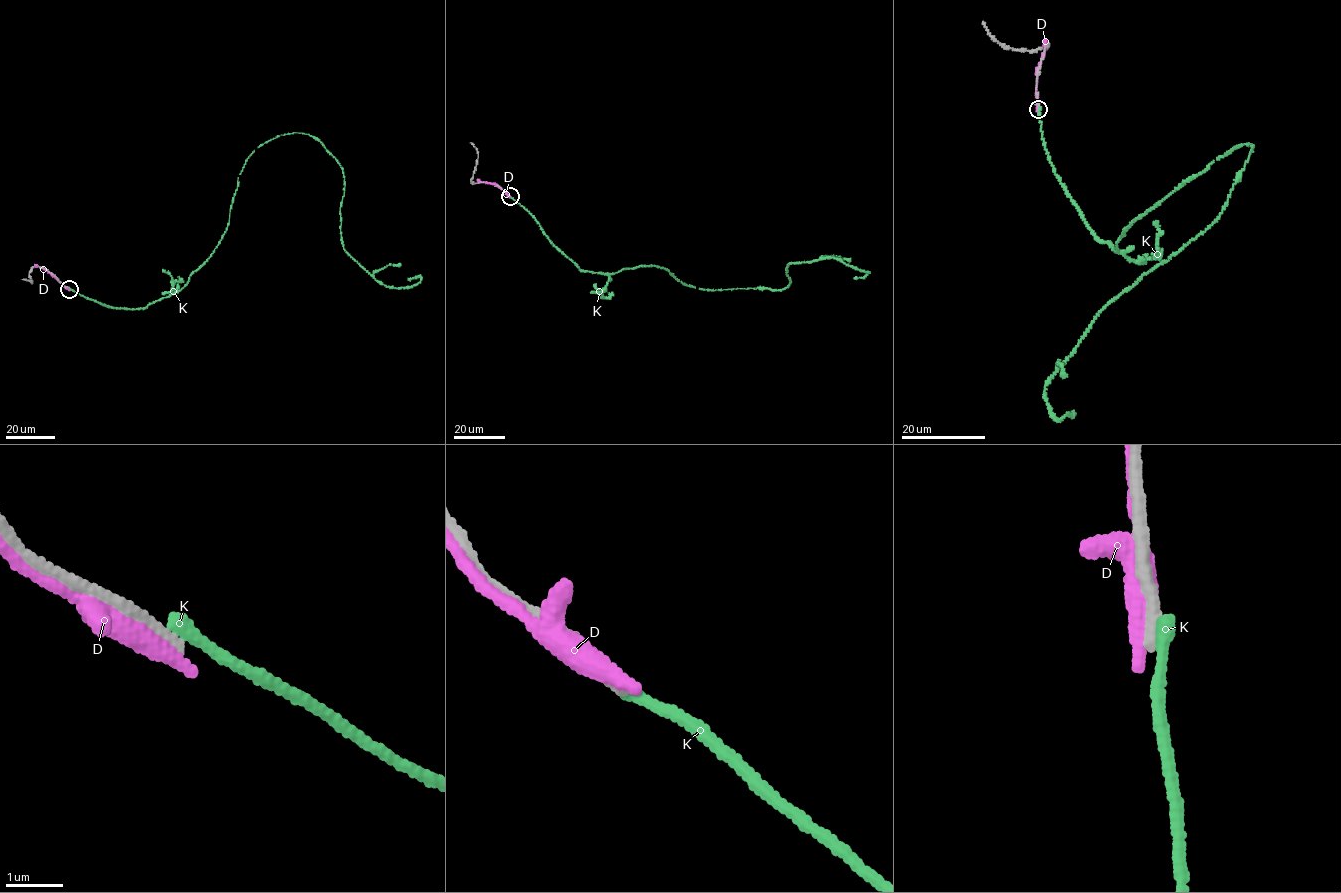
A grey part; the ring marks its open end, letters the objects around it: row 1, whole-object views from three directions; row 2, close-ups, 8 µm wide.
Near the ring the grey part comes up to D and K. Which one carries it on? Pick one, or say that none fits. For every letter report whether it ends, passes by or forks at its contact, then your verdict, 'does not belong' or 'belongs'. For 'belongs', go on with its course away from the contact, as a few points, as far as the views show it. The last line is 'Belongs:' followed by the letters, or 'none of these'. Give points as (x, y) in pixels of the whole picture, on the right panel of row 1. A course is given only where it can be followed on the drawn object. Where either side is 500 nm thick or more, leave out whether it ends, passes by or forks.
D: it passes by | does not belong
K: it ends | does not belong
Belongs: none of these

